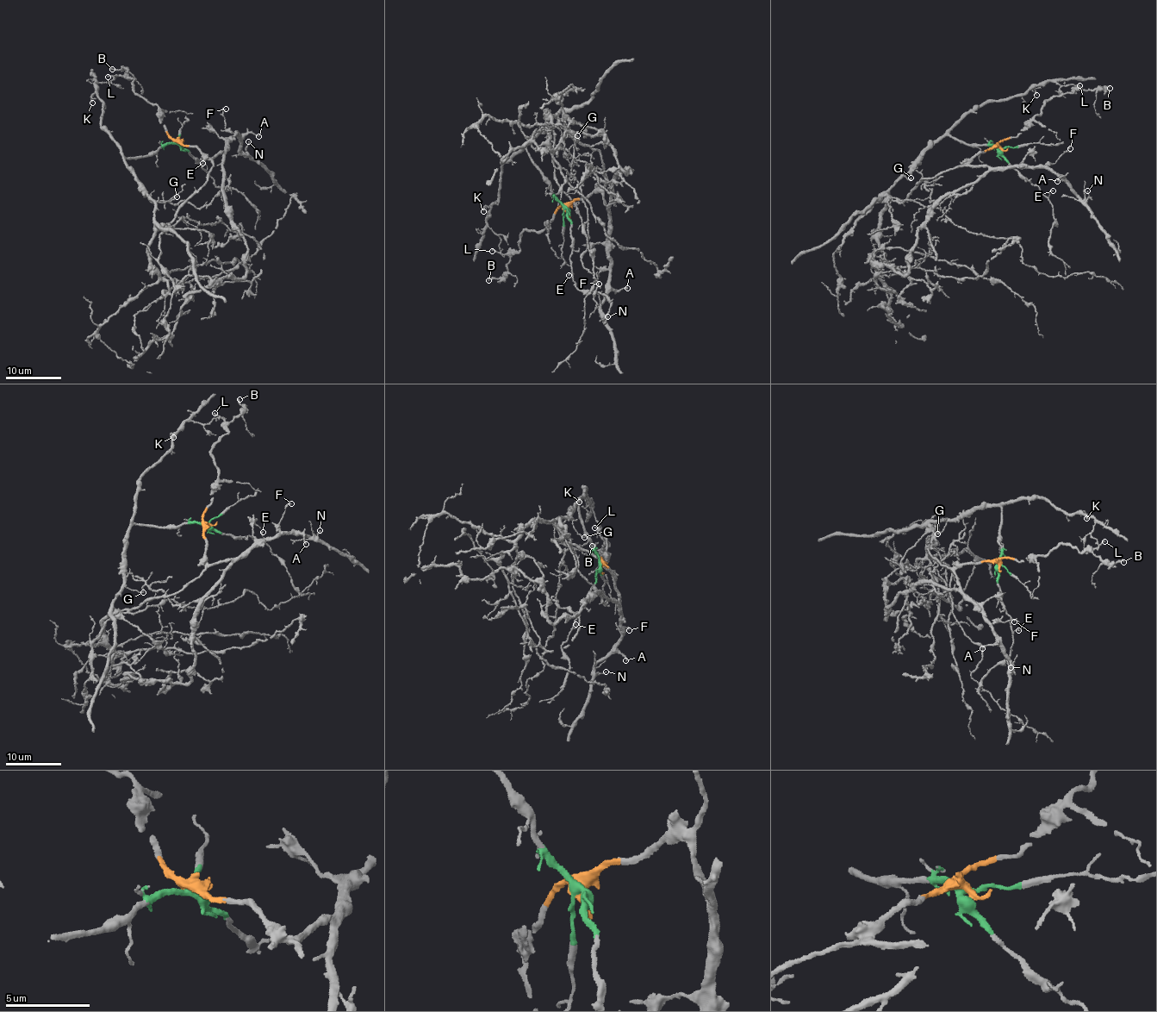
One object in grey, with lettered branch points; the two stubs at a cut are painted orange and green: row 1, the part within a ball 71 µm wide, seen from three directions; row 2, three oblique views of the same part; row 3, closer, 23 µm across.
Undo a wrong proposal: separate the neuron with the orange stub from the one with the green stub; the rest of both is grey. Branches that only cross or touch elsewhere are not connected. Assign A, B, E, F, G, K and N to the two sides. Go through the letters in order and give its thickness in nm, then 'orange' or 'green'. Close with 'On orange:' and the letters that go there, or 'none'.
A: 170 nm | orange
B: 200 nm | orange
E: 160 nm | green
F: 170 nm | orange
G: 140 nm | green
K: 170 nm | green
N: 120 nm | orange
On orange: A, B, F, N

